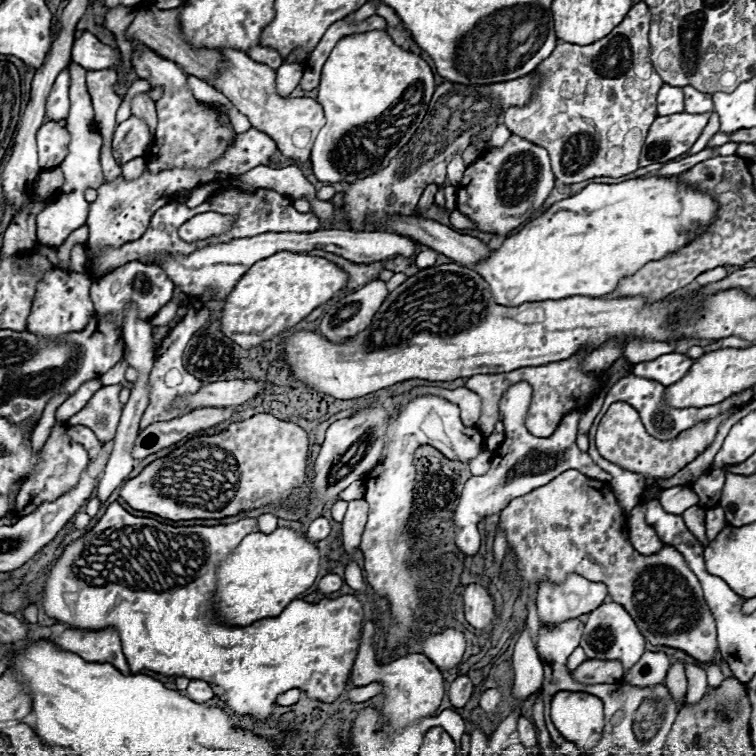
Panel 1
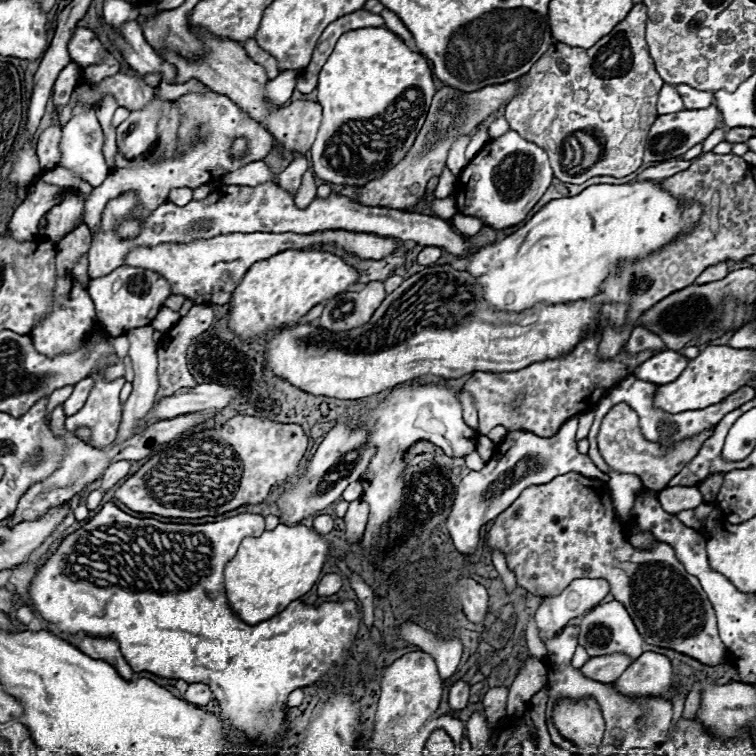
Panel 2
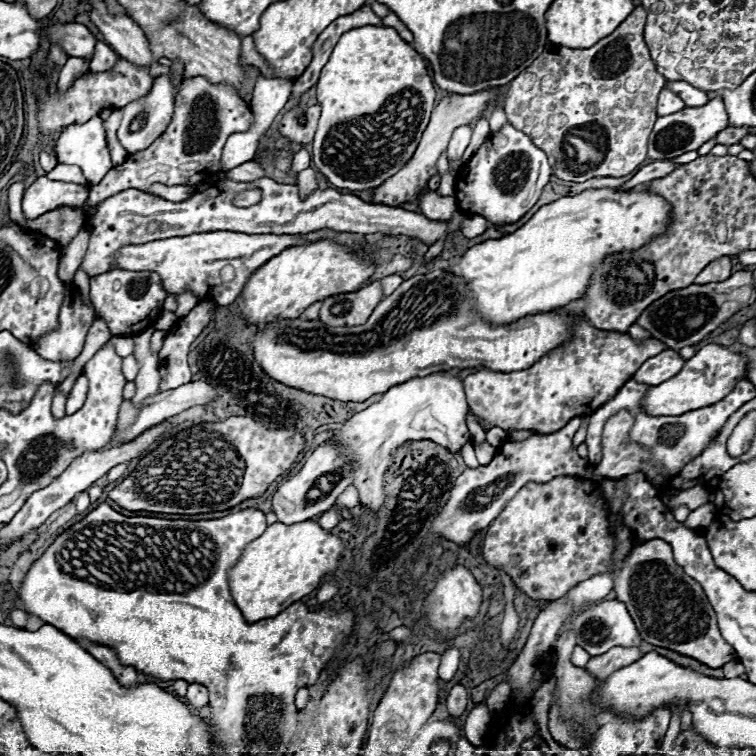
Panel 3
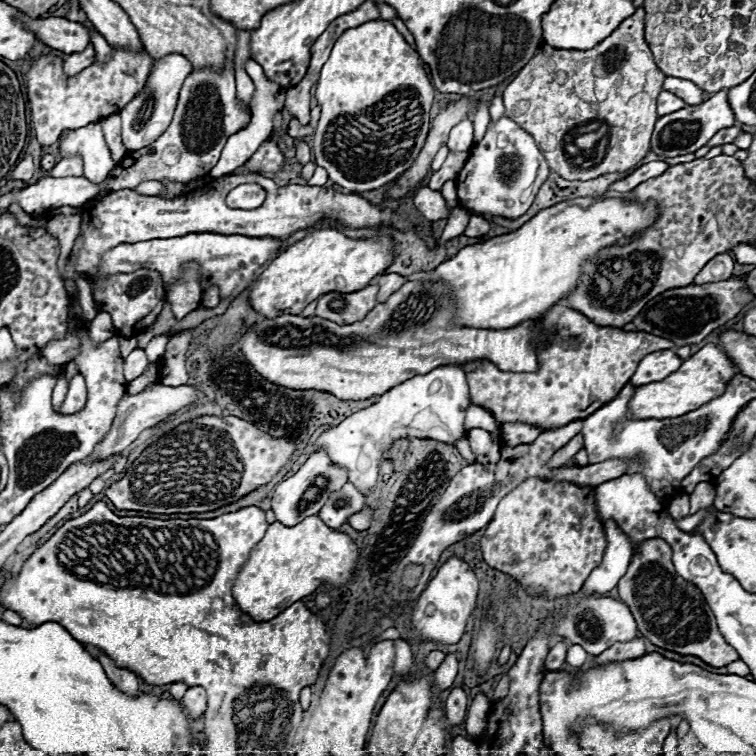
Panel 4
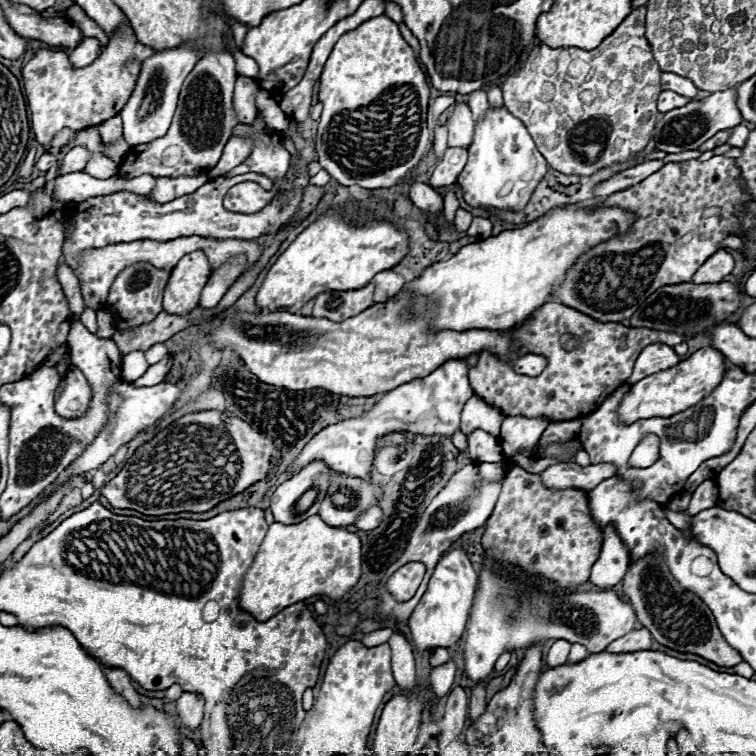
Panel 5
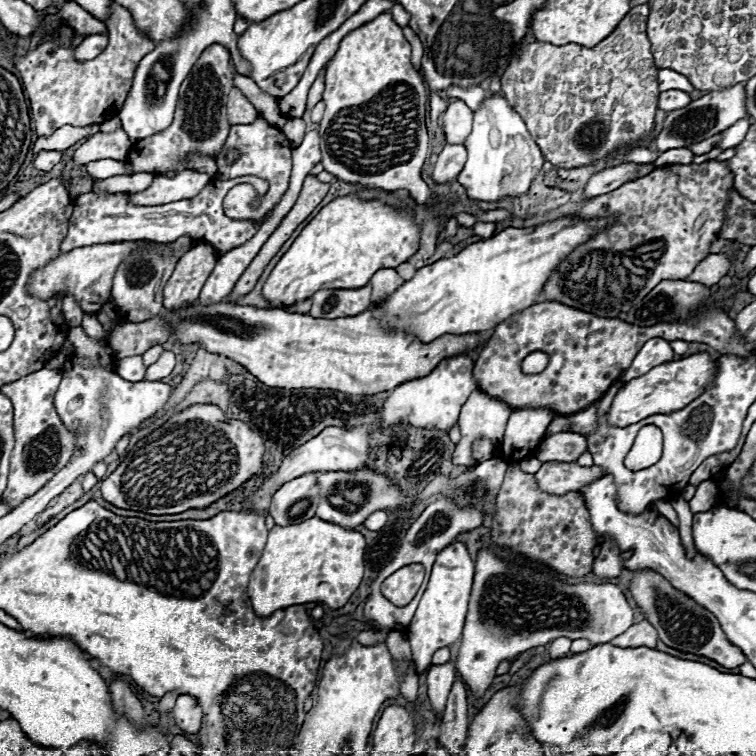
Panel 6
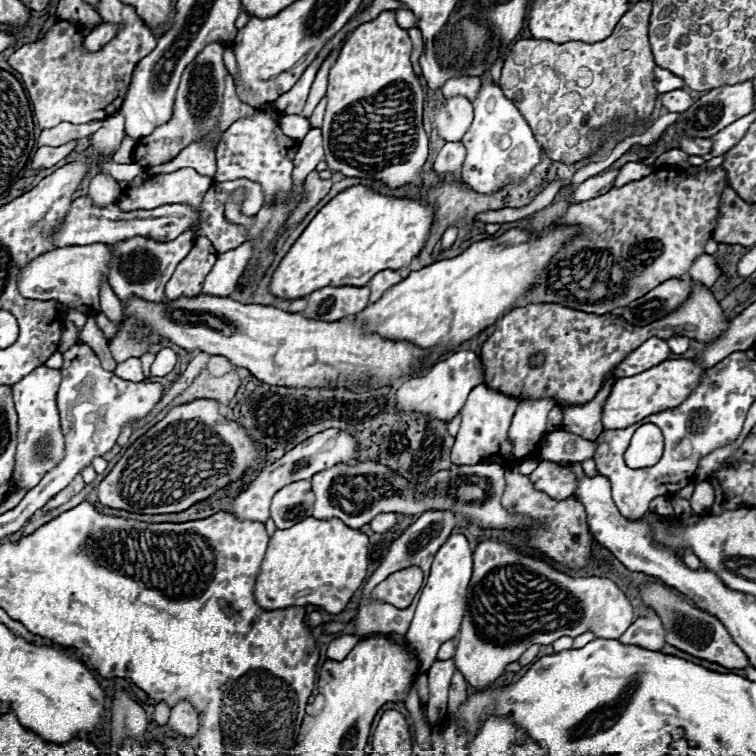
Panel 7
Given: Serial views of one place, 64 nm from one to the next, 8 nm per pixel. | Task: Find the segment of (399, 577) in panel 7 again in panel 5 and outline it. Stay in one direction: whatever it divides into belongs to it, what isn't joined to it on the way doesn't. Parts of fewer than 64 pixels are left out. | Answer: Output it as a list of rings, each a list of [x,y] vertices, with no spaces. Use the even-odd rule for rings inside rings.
[[[410,562],[402,566],[390,580],[388,580],[388,590],[396,600],[410,600],[420,586],[424,576],[424,564],[420,562]]]

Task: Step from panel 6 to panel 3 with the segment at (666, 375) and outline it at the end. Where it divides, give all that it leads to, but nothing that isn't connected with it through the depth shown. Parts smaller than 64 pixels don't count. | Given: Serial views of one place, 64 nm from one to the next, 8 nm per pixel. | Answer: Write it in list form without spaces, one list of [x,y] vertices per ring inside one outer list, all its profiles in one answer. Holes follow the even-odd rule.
[[[708,344],[700,348],[690,360],[686,360],[684,368],[674,378],[666,380],[664,384],[650,386],[646,398],[642,400],[642,406],[646,414],[652,414],[652,416],[680,416],[684,412],[720,402],[736,388],[740,380],[746,380],[746,376],[748,376],[746,356],[720,344]]]

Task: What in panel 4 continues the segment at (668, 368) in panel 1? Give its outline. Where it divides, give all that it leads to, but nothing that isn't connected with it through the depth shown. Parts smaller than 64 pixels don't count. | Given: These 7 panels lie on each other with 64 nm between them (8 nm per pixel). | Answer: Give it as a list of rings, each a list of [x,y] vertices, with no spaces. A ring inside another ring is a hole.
[[[672,350],[652,352],[644,356],[636,374],[630,378],[630,382],[634,386],[640,386],[640,384],[650,384],[652,380],[664,380],[664,376],[670,376],[672,372],[676,372],[680,364],[682,364],[682,358]]]

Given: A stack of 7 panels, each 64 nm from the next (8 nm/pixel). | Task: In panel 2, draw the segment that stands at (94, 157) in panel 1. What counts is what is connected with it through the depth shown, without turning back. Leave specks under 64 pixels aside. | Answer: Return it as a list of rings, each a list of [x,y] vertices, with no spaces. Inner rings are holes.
[[[76,104],[76,108],[72,110],[70,122],[62,128],[60,166],[72,170],[80,180],[90,182],[92,186],[100,186],[104,182],[104,176],[108,176],[108,166],[104,162],[104,156],[102,156],[102,144],[104,144],[104,136],[102,136],[102,128],[96,120],[94,110],[86,108],[84,104]],[[78,194],[66,196],[60,204],[56,204],[54,208],[50,208],[46,214],[46,226],[40,228],[38,236],[42,240],[48,240],[52,244],[58,244],[68,232],[72,232],[74,228],[78,228],[82,224],[84,218],[84,199]]]

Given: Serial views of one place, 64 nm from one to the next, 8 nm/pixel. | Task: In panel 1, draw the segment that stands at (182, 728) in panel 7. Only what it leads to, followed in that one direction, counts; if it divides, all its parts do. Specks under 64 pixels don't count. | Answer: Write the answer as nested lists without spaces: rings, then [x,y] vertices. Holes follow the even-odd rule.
[[[190,680],[190,686],[186,688],[186,696],[196,700],[196,702],[206,702],[214,696],[212,692],[212,686],[204,680]]]

